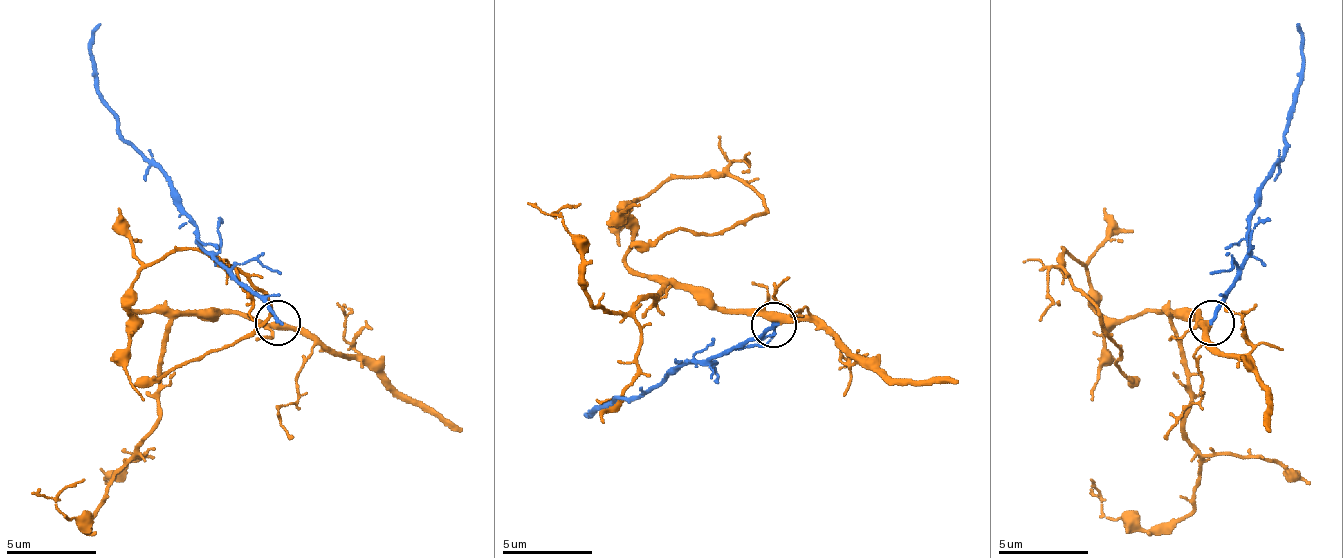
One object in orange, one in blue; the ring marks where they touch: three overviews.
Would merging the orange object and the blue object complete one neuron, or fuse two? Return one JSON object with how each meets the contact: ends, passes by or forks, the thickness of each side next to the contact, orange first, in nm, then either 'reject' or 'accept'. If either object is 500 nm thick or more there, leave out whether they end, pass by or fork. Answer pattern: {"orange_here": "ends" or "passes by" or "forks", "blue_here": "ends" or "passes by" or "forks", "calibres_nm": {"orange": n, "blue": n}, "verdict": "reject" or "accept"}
{"orange_here": "forks", "blue_here": "ends", "calibres_nm": {"orange": 320, "blue": 200}, "verdict": "accept"}

